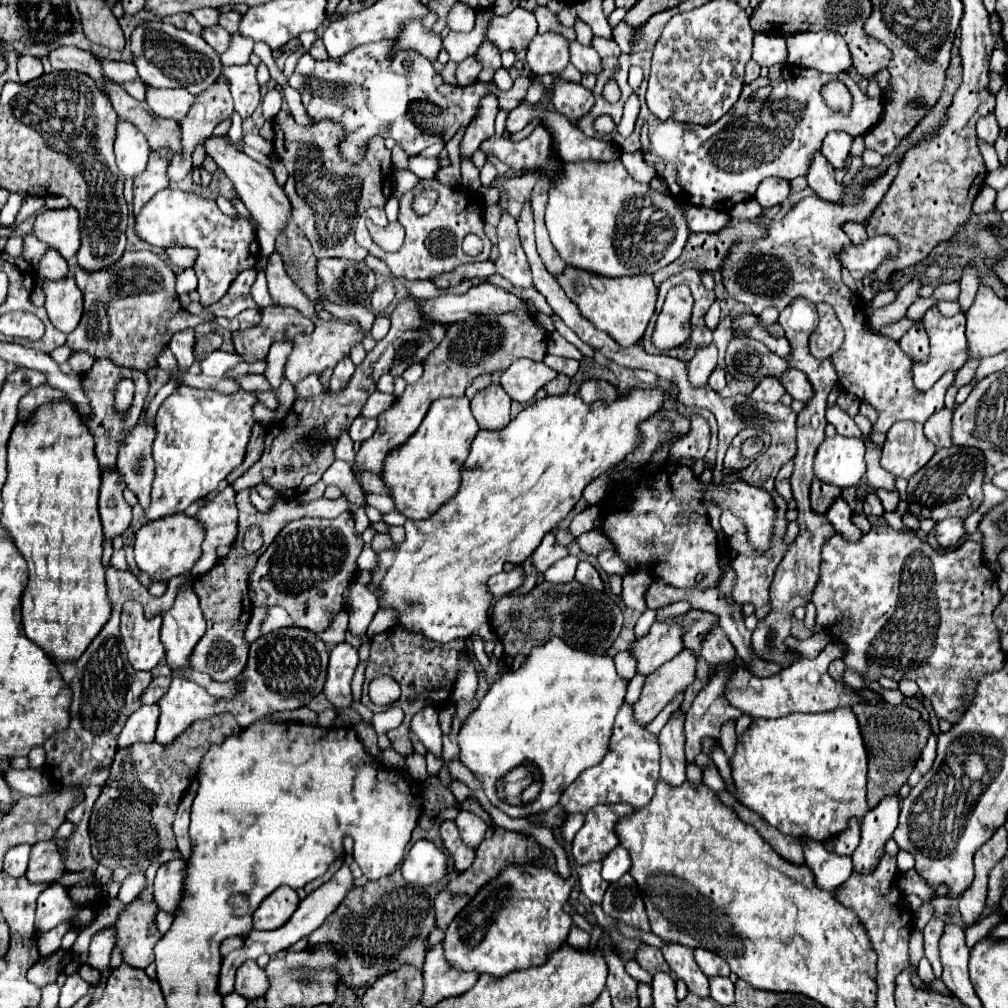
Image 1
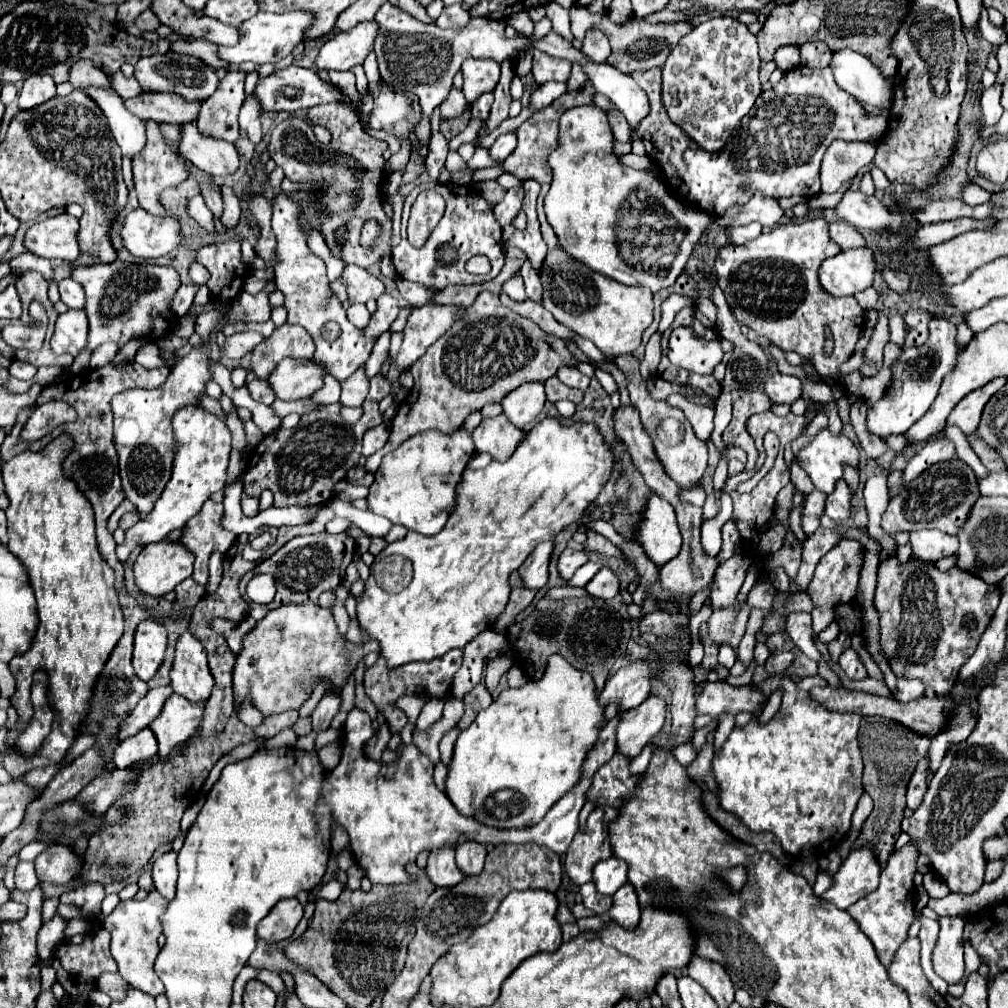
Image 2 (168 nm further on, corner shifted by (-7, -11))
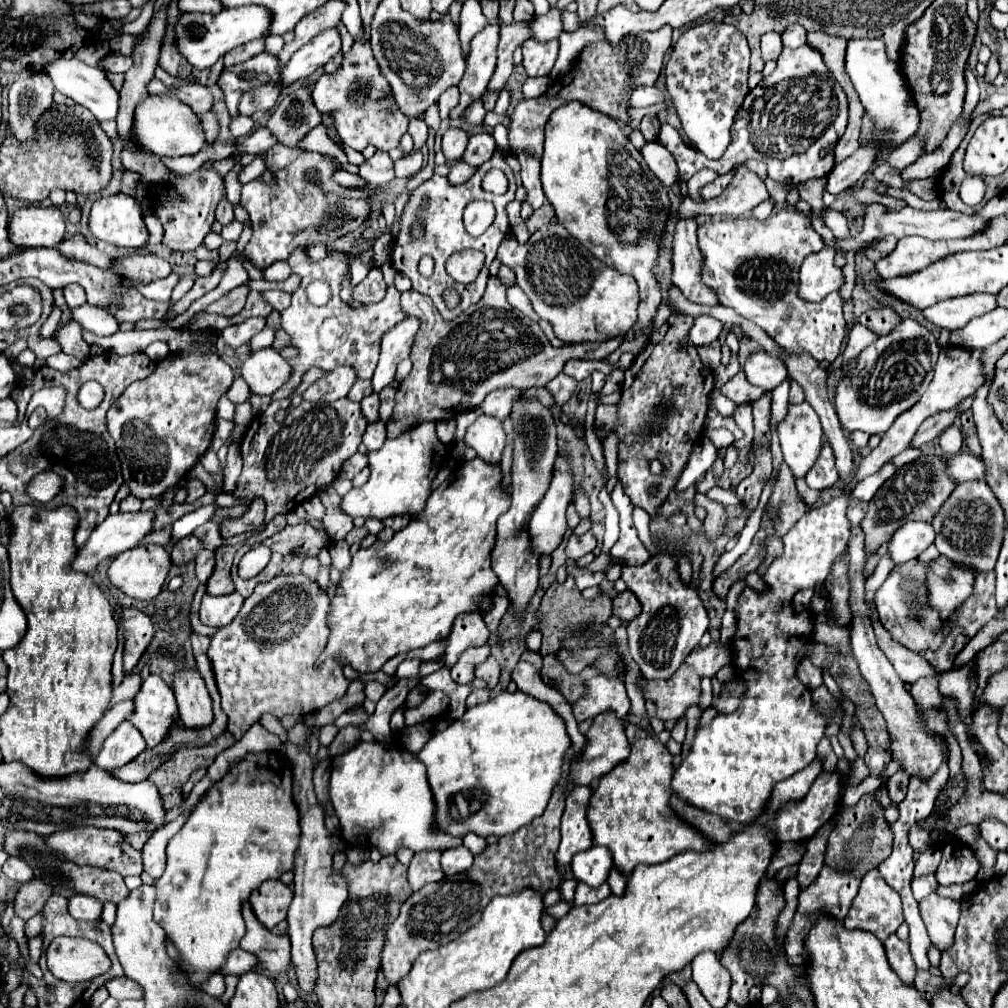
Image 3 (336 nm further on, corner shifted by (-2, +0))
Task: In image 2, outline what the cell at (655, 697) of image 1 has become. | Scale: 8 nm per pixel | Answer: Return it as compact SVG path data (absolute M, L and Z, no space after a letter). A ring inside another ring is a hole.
M651 695L639 707L623 713L617 725L617 751L637 757L641 749L663 729L667 713L667 701L659 695Z

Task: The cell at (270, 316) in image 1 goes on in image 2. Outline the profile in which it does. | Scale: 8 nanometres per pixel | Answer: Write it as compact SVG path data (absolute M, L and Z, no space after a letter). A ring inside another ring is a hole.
M281 325L269 339L263 339L251 351L251 370L259 379L267 379L283 357L313 357L311 335L299 325Z

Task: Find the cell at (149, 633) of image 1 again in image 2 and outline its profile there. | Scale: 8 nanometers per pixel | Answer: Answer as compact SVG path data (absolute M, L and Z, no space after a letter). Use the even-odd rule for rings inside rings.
M141 621L135 629L133 643L133 669L139 679L149 681L163 663L167 649L167 629L155 621Z

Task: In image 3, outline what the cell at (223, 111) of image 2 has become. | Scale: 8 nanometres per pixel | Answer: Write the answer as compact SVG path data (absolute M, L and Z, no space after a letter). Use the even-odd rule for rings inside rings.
M256 38L256 40L250 40L234 50L230 50L226 56L224 56L224 66L234 66L238 62L244 62L256 54L264 52L264 38Z

